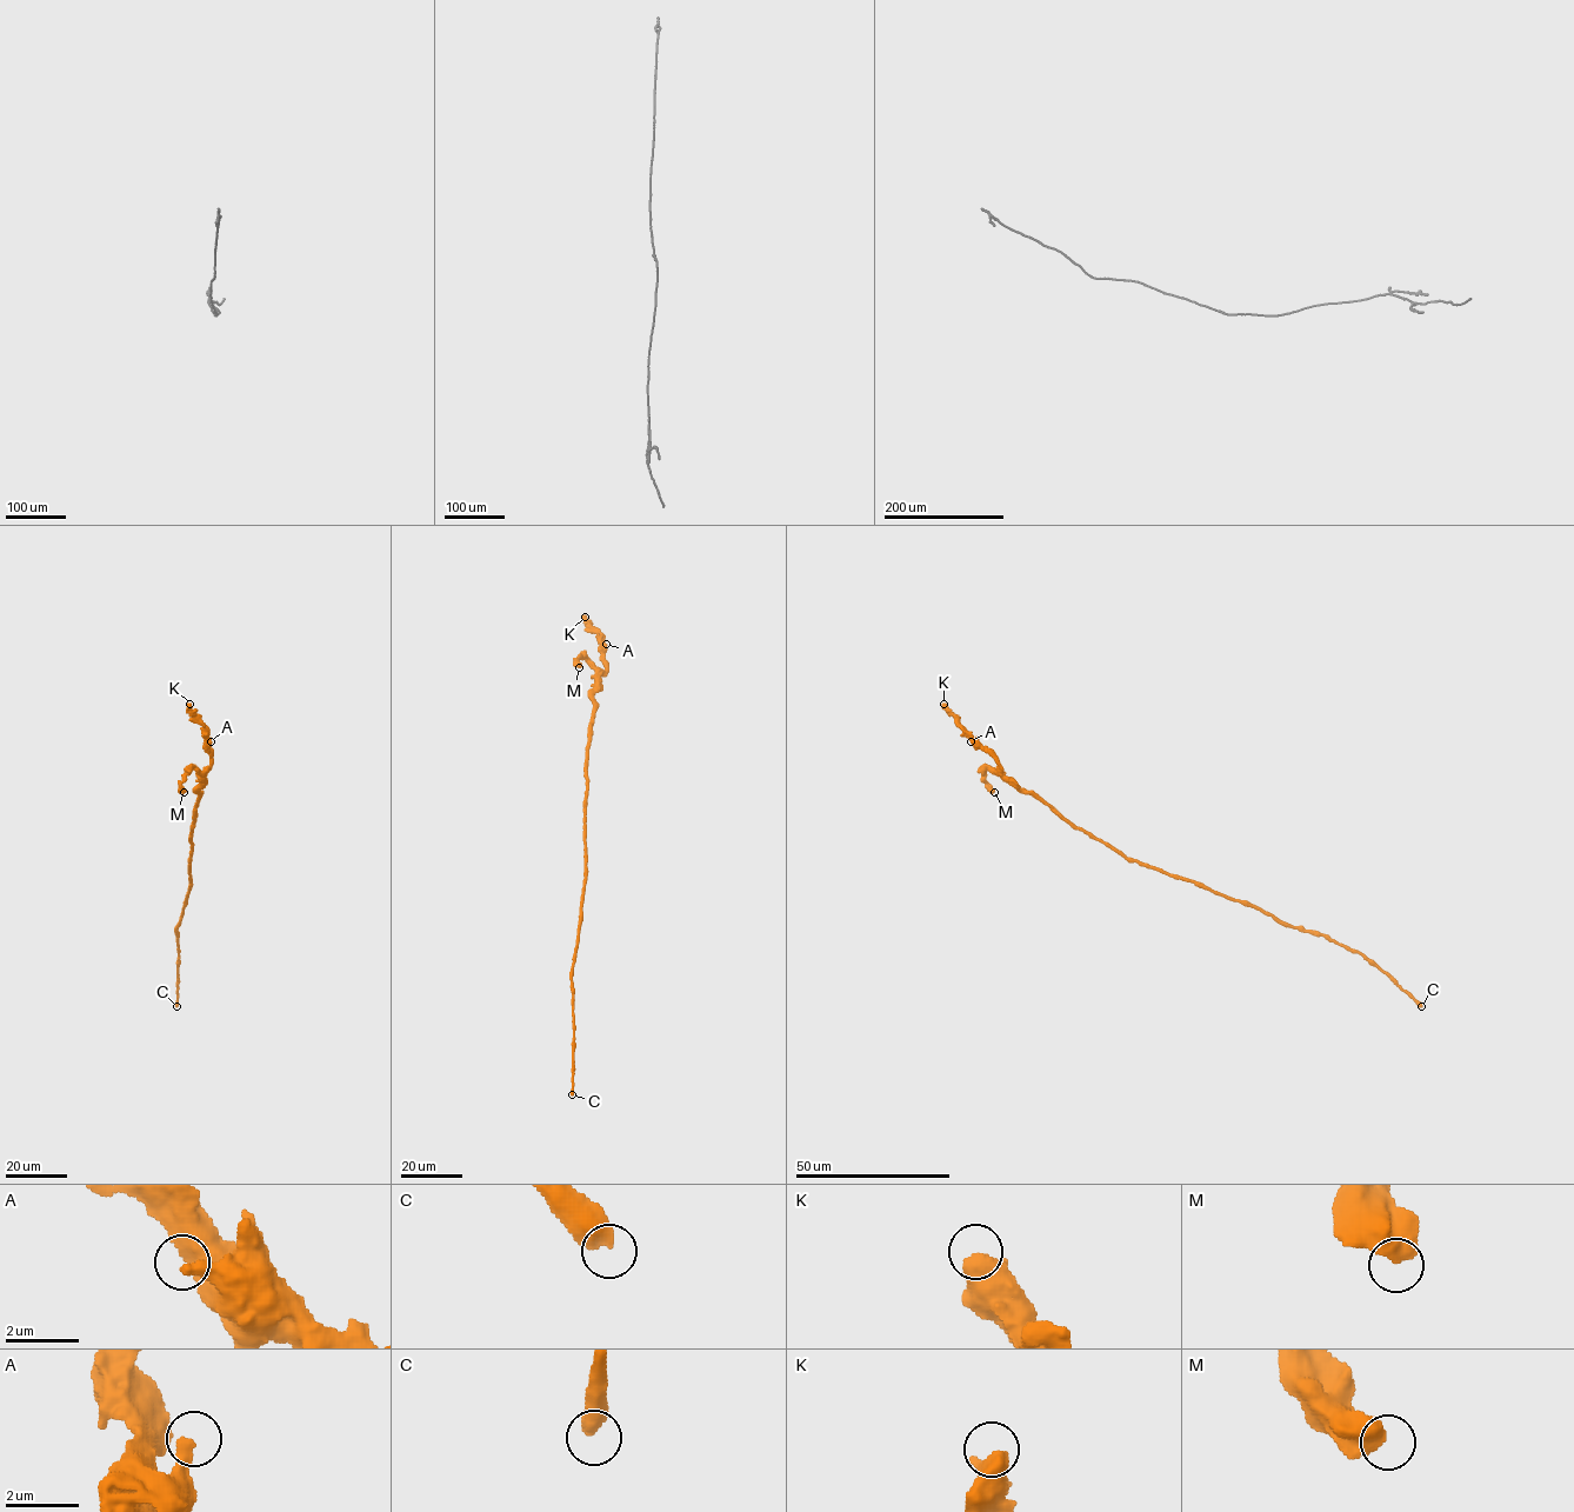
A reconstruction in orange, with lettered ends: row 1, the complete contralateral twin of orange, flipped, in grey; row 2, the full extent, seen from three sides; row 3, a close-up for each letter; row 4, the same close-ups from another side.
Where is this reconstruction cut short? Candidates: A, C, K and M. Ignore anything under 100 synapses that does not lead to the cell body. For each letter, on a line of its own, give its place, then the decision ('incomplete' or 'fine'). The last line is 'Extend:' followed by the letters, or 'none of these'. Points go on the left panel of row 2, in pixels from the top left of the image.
A: at (211, 741); fine
C: at (177, 1006); incomplete
K: at (189, 704); fine
M: at (184, 792); fine
Extend: C

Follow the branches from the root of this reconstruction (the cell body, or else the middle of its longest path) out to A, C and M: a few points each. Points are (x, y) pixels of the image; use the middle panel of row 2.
A: (585, 839), (588, 727), (593, 711), (595, 679), (606, 671), (606, 644)
C: (585, 839), (585, 884), (571, 977), (572, 1094)
M: (585, 839), (587, 745), (593, 711), (595, 668), (585, 658), (575, 660), (579, 667)

